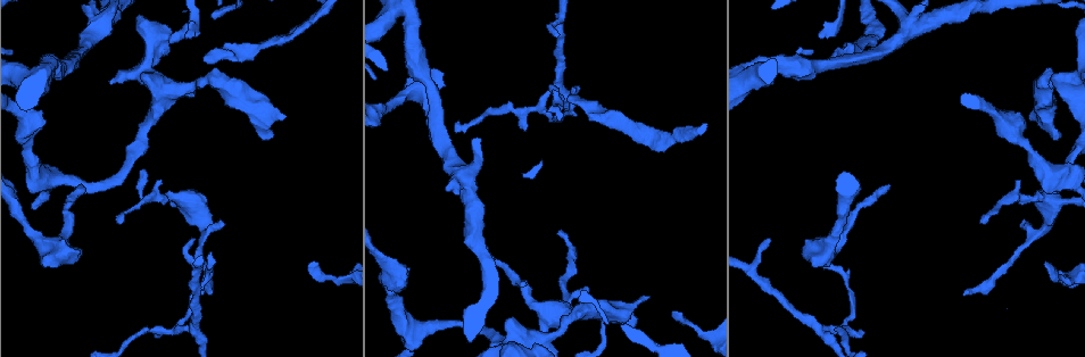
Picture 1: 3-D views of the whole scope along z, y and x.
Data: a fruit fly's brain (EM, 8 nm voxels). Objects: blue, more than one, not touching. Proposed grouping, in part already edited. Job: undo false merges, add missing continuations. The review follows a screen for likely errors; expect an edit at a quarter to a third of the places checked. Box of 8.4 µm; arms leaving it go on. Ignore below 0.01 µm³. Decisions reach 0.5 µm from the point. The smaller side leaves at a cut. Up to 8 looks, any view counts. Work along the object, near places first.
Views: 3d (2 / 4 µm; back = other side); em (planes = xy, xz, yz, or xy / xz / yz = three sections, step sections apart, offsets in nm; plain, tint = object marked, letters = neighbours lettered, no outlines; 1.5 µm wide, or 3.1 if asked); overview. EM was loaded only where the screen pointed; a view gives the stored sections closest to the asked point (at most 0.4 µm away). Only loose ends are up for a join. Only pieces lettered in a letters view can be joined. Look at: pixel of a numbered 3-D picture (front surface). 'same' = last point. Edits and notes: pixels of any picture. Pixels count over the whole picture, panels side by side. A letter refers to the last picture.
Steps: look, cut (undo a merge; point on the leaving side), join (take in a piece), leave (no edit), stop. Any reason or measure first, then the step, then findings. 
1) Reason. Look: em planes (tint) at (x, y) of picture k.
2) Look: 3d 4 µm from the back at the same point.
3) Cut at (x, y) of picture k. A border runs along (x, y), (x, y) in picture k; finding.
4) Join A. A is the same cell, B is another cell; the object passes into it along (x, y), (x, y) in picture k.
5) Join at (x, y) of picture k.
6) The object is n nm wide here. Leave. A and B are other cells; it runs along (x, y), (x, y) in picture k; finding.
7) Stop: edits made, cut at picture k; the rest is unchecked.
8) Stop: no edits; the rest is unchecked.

Tapers out. Look: em xy step 8 (letters) at (314, 260) of picture 1.

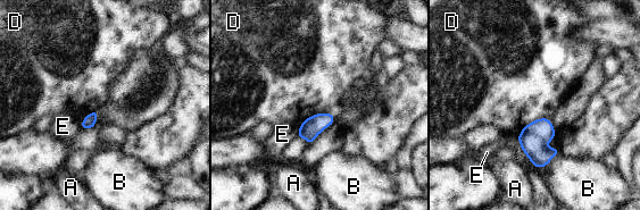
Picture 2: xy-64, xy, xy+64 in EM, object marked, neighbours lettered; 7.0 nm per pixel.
Cut it another way. Look: em xz step 4 (letters) at the same point.

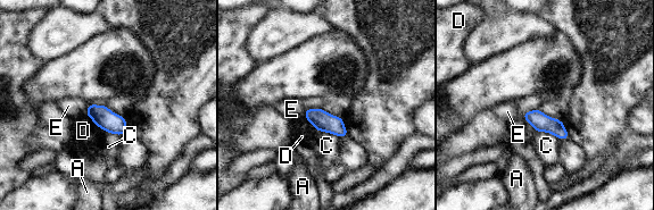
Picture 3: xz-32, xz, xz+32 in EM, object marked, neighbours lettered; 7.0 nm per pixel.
Leave. A, C, D and E are other cells; a border runs along (85, 115), (99, 127), (110, 133) in picture 3; none of them fits.

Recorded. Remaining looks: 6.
Thin end. Look: em planes (plain) at (161, 332) of picture 1.

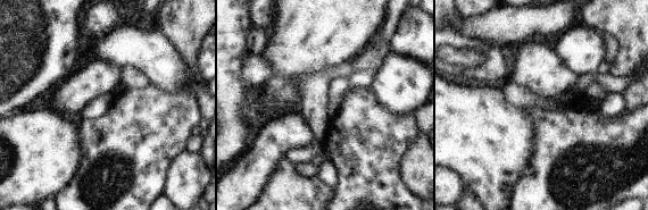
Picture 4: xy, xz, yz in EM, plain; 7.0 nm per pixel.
See the neighbours. Look: em planes (letters) at the same point.

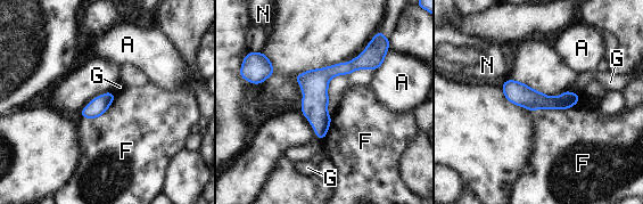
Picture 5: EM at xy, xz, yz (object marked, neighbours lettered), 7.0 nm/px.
The object is 120 nm wide here; the longest contact is with F, 360 nm. Leave. A, F, G and N are other cells; no lettered piece goes on from it.

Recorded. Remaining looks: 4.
Tapers out. Look: em xz step 8 (tint) at (191, 237) of picture 1.

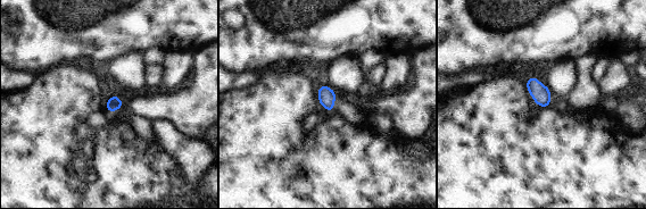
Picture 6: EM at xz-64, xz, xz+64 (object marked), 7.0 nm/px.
Look: em xy step 4 (letters) at the same point.

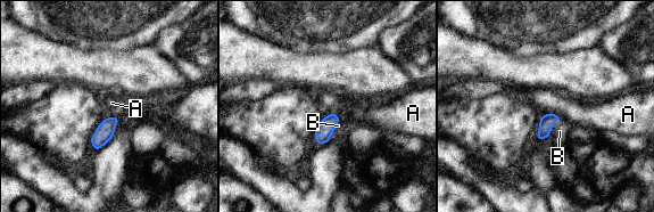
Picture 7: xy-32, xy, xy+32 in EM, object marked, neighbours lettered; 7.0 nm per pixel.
The object is 100 nm wide here. Join B. B is the same cell, A is another cell; the object passes into it along (546, 122), (552, 125), (560, 131) in picture 7; the neuron continues.

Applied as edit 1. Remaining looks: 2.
Stop: edits made, join at picture 7; the rest is unchecked.

